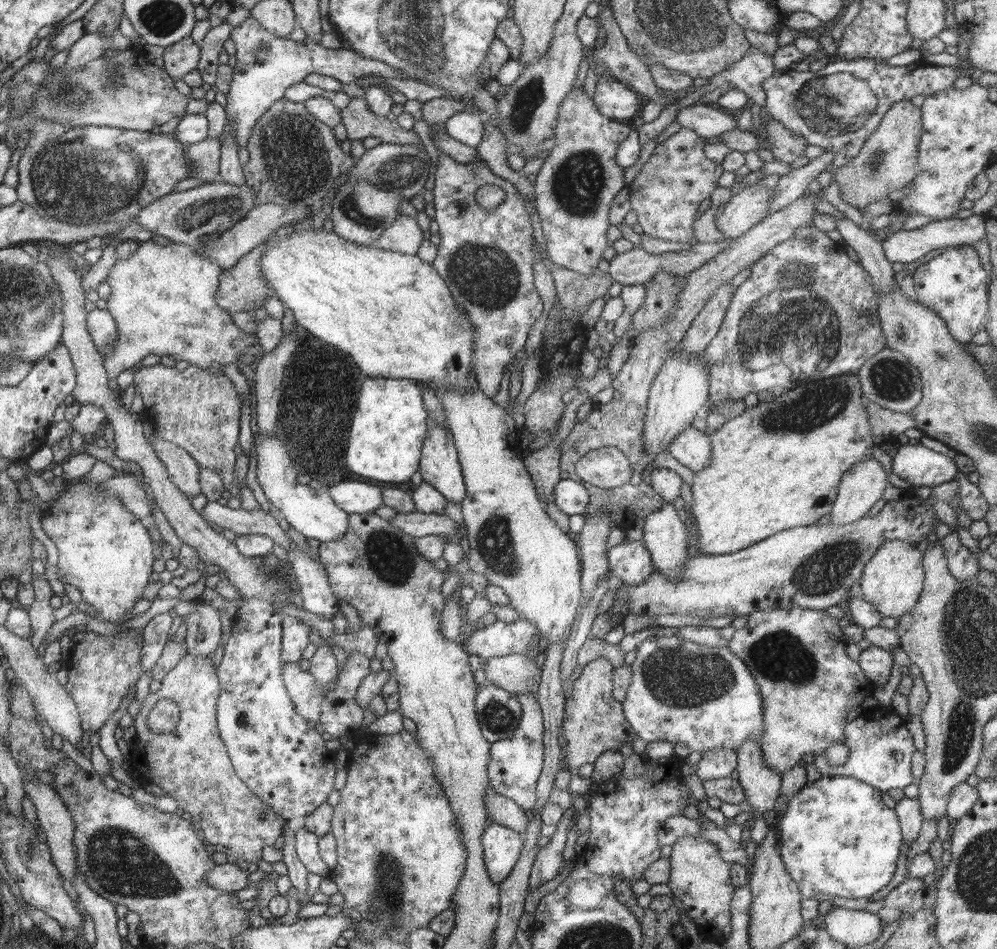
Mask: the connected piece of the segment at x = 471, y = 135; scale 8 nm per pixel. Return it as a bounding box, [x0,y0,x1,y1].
[445,109,485,148]

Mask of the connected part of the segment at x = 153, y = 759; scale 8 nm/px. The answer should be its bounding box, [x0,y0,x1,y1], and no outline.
[132,654,284,864]

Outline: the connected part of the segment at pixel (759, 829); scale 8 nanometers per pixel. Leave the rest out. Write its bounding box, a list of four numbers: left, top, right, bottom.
[736,740,781,843]

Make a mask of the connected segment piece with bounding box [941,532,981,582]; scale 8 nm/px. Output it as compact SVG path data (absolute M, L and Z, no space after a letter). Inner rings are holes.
M954 532L948 538L944 538L941 543L945 548L947 566L952 577L964 582L979 574L981 567L978 559L969 548L960 543L957 533Z

